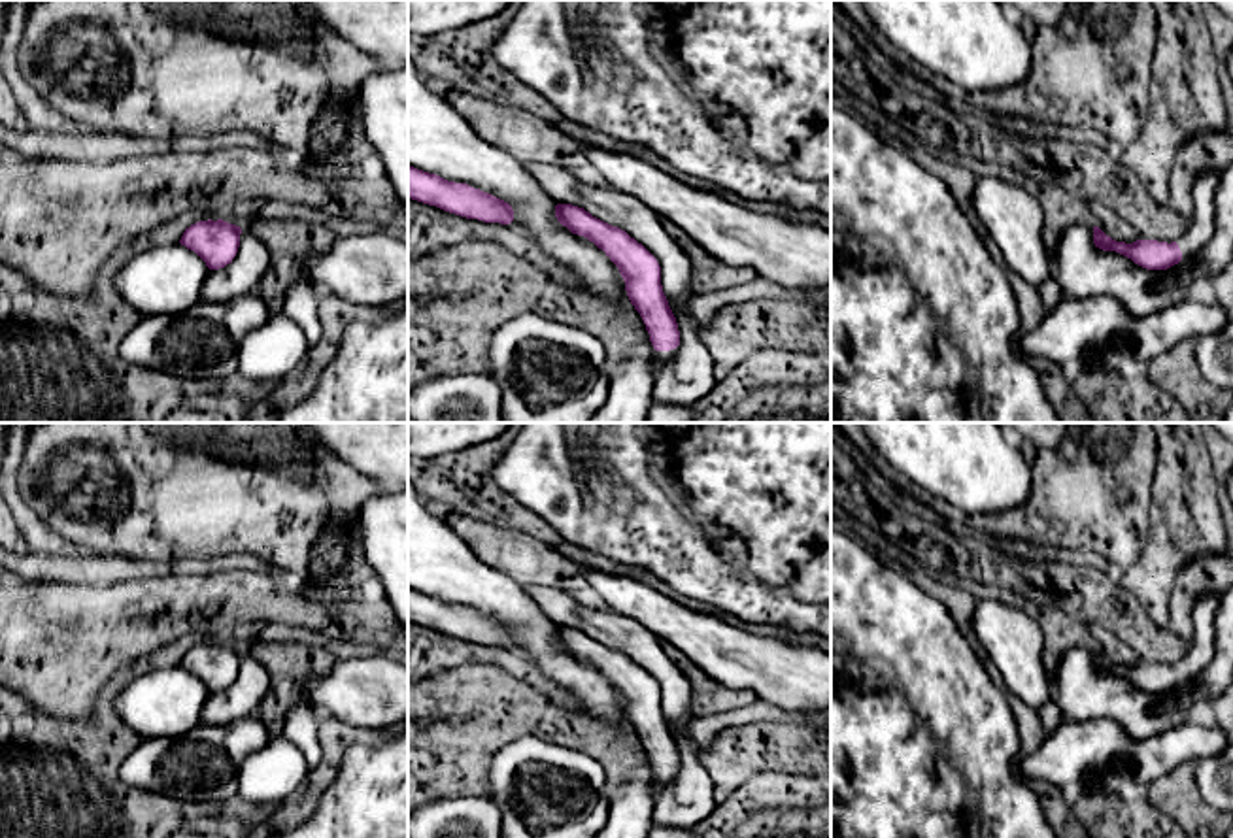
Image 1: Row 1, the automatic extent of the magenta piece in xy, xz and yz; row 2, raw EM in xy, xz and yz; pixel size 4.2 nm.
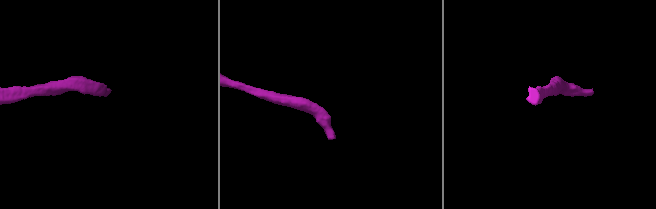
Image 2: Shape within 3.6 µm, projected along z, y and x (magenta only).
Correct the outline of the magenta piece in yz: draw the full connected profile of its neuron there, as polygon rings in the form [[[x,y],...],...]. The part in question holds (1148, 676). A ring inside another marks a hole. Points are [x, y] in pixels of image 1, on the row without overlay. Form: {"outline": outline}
{"outline": [[[1201,595],[1193,602],[1193,636],[1190,651],[1176,664],[1137,662],[1116,664],[1093,649],[1093,666],[1103,674],[1116,674],[1146,693],[1167,693],[1182,681],[1197,678],[1214,659],[1216,613],[1222,596]]]}

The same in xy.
{"outline": [[[223,642],[198,644],[185,651],[179,666],[194,674],[210,693],[225,691],[232,685],[240,670],[242,651]]]}

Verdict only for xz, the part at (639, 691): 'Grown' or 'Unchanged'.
Grown

